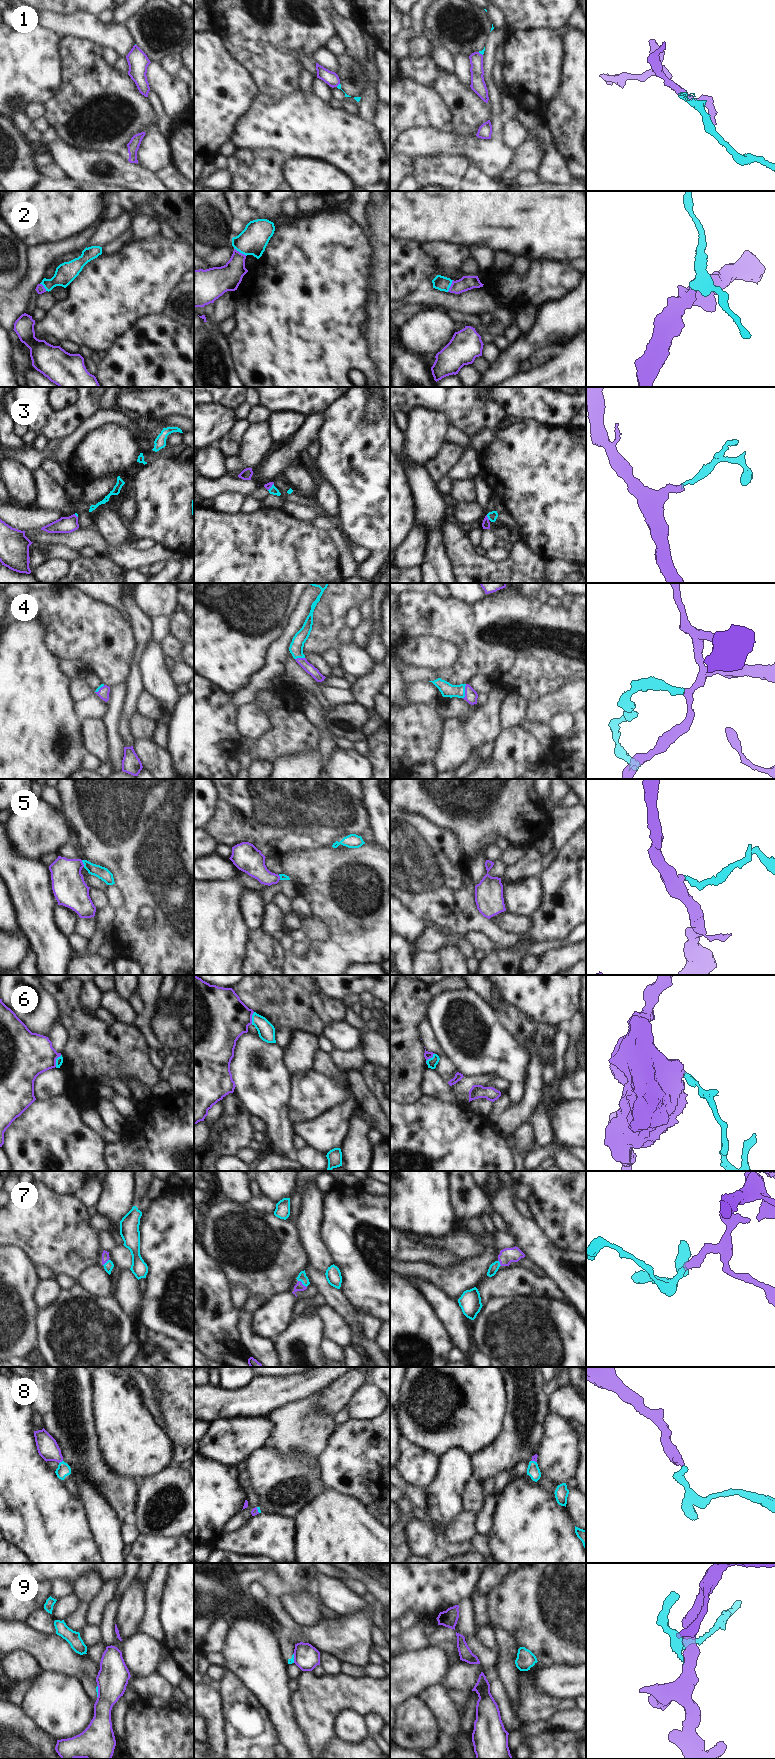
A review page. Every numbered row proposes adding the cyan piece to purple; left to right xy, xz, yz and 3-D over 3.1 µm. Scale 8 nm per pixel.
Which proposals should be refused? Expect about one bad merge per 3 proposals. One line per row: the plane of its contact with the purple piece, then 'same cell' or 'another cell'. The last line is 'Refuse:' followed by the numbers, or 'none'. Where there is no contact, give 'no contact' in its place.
1: meets purple in yz; another cell
2: meets purple in xz; same cell
3: meets purple in yz; same cell
4: meets purple in yz; same cell
5: meets purple in xy; same cell
6: meets purple in xy; another cell
7: meets purple in xz; same cell
8: meets purple in xy; same cell
9: meets purple in xy; another cell
Refuse: 1, 6, 9

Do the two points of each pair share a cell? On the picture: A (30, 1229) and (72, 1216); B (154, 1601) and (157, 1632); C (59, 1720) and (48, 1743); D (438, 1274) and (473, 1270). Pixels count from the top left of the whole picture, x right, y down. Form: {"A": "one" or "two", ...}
{"A": "one", "B": "one", "C": "two", "D": "one"}

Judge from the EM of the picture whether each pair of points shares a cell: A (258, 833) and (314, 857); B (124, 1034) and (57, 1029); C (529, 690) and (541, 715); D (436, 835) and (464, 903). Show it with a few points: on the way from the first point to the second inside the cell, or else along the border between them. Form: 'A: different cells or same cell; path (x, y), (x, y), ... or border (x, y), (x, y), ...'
A: different cells; border (320, 846), (294, 849), (286, 852), (279, 859)
B: different cells; border (59, 1021), (67, 1034), (67, 1040), (61, 1052)
C: different cells; border (555, 691), (544, 695), (537, 701), (529, 703)
D: same cell; path (435, 852), (437, 855), (437, 876), (447, 886)

